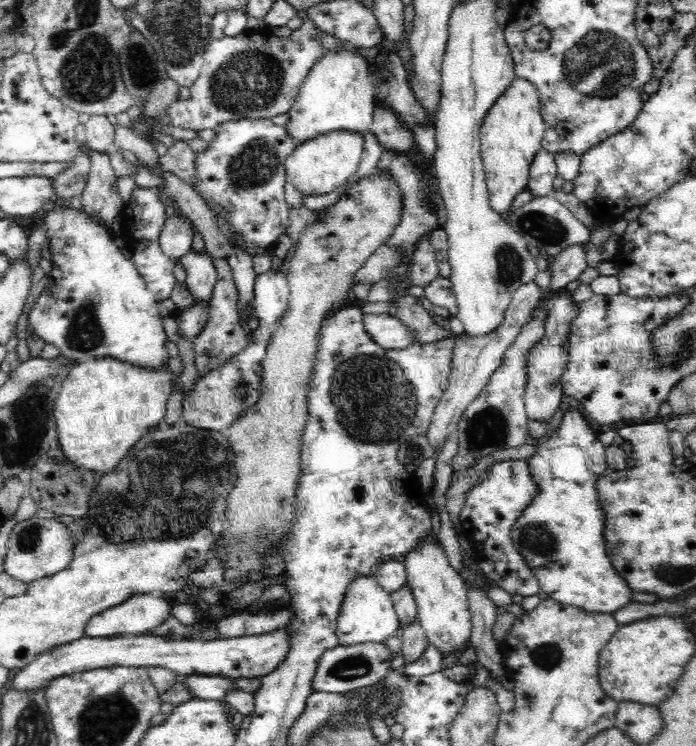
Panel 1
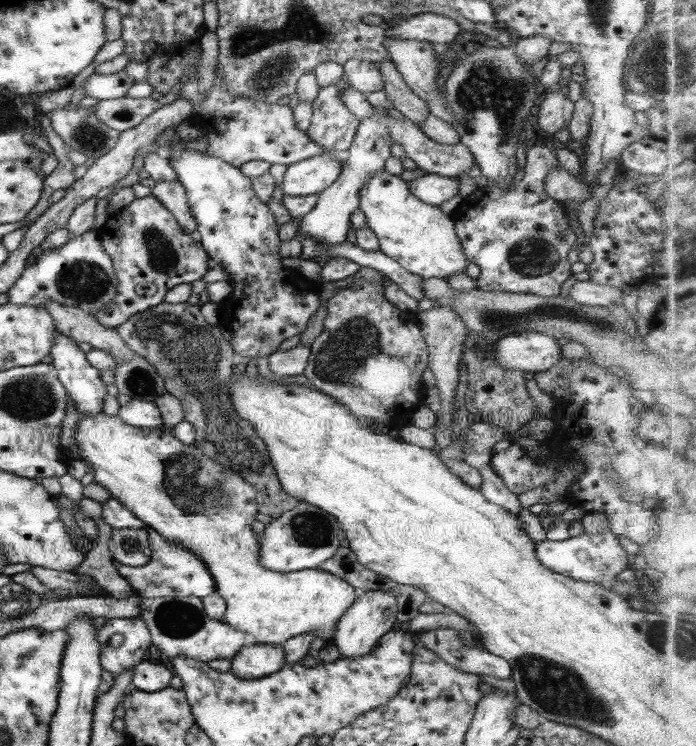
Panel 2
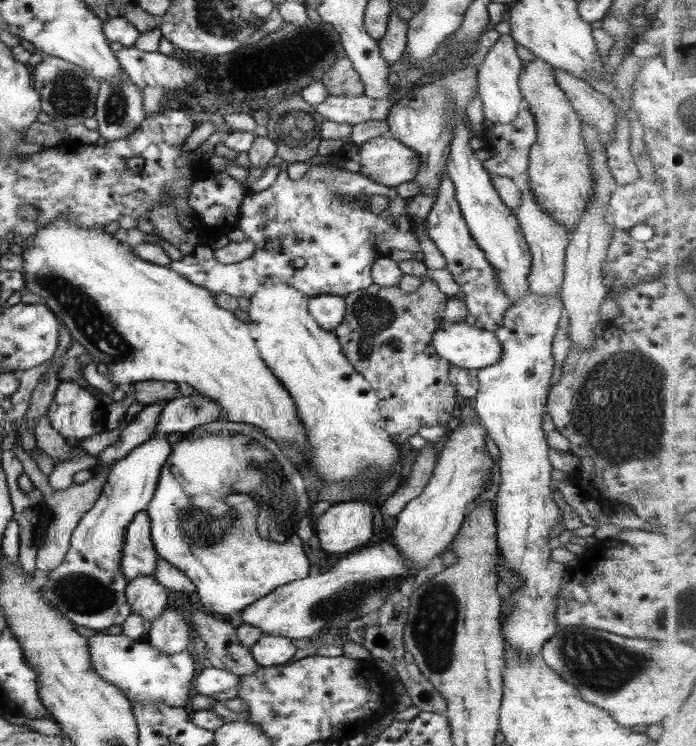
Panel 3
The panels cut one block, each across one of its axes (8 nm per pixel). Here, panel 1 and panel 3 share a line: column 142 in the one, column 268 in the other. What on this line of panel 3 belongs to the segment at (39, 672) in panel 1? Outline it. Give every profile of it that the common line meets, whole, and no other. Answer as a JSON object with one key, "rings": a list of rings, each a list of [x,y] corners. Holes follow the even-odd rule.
{"rings":[[[263,634],[249,649],[258,664],[270,667],[286,664],[297,648],[285,636]]]}

